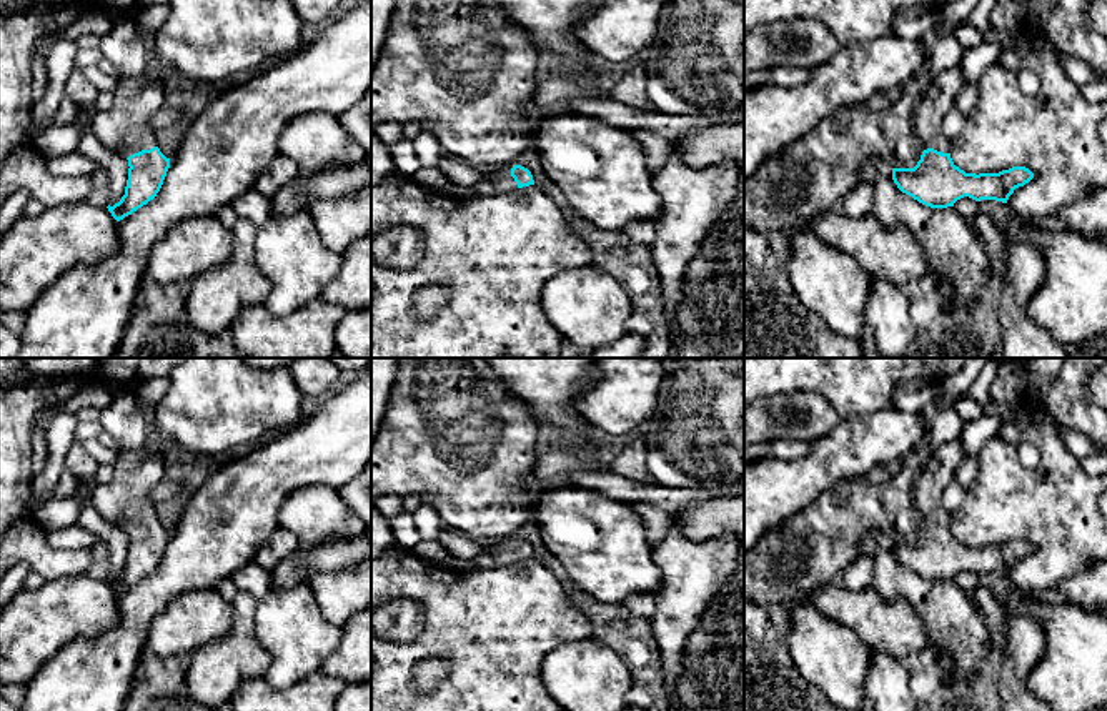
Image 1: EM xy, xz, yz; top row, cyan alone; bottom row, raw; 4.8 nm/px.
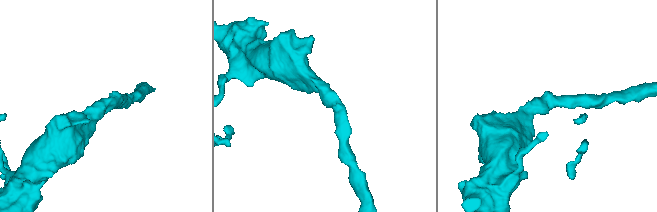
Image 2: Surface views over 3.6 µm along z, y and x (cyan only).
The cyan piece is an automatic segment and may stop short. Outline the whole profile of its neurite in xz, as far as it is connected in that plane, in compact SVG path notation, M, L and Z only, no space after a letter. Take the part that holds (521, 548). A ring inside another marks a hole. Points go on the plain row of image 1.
M503 538L484 541L484 551L473 561L479 568L498 568L518 564L523 559L534 558L533 548L521 538Z

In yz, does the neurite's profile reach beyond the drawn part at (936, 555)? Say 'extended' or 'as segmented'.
extended

